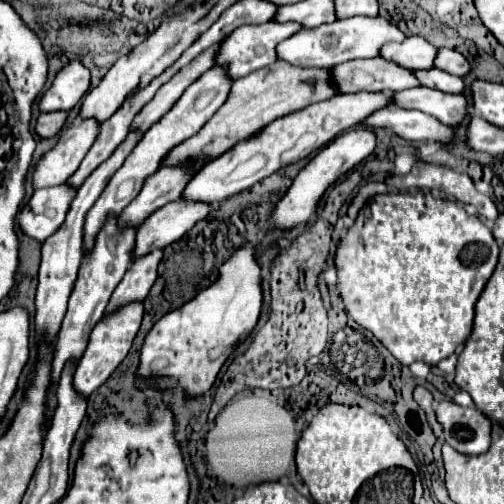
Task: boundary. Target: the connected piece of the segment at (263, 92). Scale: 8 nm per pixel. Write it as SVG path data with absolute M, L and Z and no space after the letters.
M276 61L236 81L232 85L228 101L214 113L214 117L196 135L176 145L168 153L168 157L164 157L160 167L184 165L198 173L208 161L224 155L228 149L232 149L232 145L252 137L252 133L258 133L260 129L264 129L264 125L286 117L288 113L296 113L312 103L332 99L336 95L340 93L336 93L336 87L332 85L332 69L304 69L286 65L284 61Z

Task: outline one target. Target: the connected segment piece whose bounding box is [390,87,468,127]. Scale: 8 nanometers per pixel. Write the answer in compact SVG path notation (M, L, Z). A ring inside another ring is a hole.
M414 87L400 93L390 93L396 101L396 107L402 109L418 109L440 119L446 125L460 125L460 121L468 113L468 101L464 95L450 95L428 87Z

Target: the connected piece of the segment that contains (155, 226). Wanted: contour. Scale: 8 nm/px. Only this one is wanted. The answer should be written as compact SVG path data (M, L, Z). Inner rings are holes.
M174 201L158 209L140 229L136 231L136 243L134 243L134 259L148 255L156 249L164 249L170 243L178 241L186 231L190 231L200 219L204 219L212 205L206 203L186 203L186 201Z

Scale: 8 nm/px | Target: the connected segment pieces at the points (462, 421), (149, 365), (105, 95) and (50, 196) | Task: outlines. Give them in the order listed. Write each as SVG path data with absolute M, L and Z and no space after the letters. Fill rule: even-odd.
M454 401L436 405L436 419L444 429L444 441L460 453L484 453L490 445L490 419L474 409L460 407Z
M246 243L232 255L232 259L220 267L220 277L214 285L200 291L180 309L164 315L150 329L142 345L136 377L142 381L150 379L150 375L172 377L180 383L188 399L208 393L228 355L248 337L248 333L258 323L262 307L260 281L262 277L254 249L250 243Z
M210 3L198 5L198 7L190 7L190 9L186 9L184 13L174 15L174 17L170 19L170 23L162 23L162 25L160 25L144 43L140 43L136 49L132 49L132 53L120 57L120 59L112 65L112 69L106 73L106 77L100 81L100 85L94 87L94 89L84 97L78 117L80 117L80 119L92 117L92 119L96 119L98 123L104 123L108 117L112 117L112 113L116 113L116 109L120 109L120 105L124 103L126 93L130 93L132 89L138 87L140 77L152 67L152 63L158 61L158 59L160 59L160 57L178 41L180 33L182 33L190 23L198 21L200 17L204 17L204 15L208 13L208 9L210 9Z
M68 185L34 191L32 199L18 213L22 233L44 243L64 223L74 195L76 191Z

